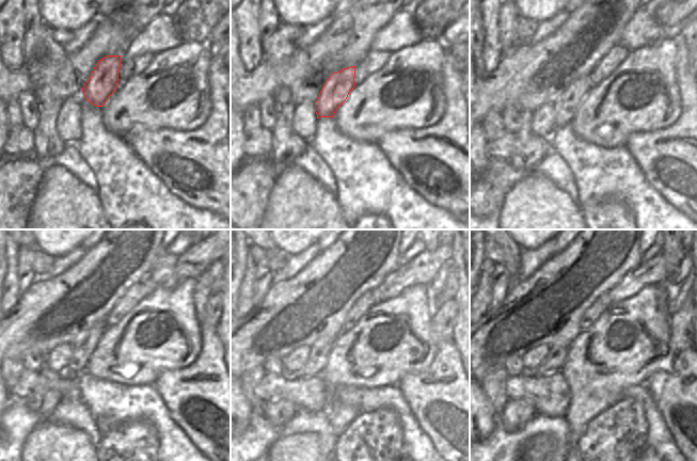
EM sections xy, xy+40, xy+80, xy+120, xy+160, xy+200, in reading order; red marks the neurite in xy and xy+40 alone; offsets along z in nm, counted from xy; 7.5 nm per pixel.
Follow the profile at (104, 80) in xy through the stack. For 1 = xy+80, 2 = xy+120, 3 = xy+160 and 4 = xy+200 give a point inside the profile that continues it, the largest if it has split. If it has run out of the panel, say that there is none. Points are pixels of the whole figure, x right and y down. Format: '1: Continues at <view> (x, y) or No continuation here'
1: Continues at xy+80 (567, 105)
2: Continues at xy+120 (83, 347)
3: Continues at xy+160 (320, 350)
4: Continues at xy+200 (554, 361)

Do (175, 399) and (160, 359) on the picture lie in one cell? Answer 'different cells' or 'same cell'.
different cells

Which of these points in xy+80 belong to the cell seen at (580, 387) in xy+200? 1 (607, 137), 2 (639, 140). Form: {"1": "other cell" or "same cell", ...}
{"1": "same cell", "2": "other cell"}

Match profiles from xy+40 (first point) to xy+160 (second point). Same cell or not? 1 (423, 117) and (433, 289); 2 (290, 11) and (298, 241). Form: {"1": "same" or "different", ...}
{"1": "different", "2": "same"}

